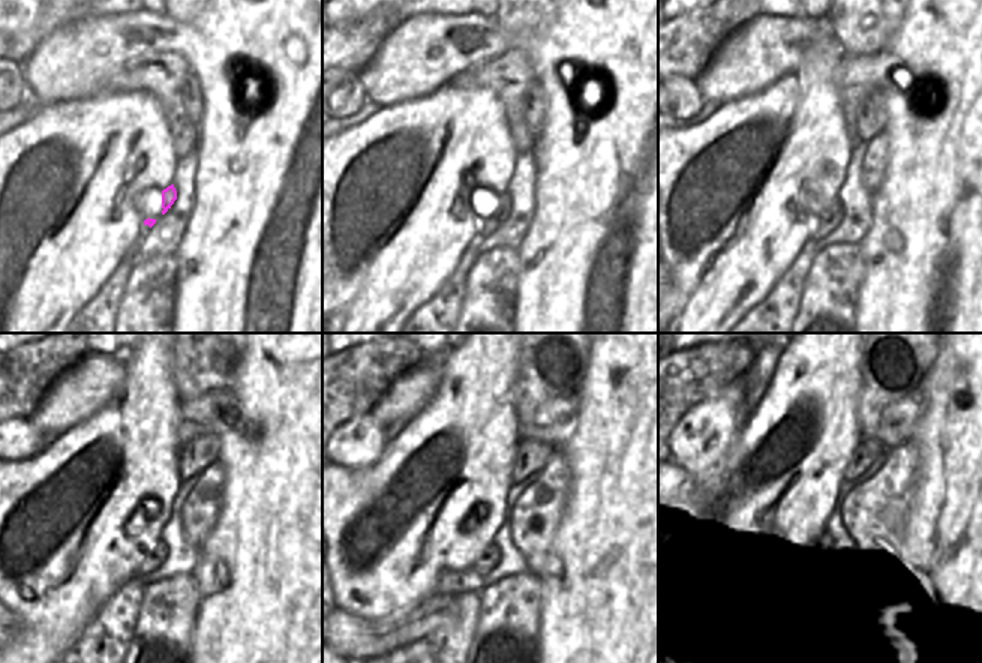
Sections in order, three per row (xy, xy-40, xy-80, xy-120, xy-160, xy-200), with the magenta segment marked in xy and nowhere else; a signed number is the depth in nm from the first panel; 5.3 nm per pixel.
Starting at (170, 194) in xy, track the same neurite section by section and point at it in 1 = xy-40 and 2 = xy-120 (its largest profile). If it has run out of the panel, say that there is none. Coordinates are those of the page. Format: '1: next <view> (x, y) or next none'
1: next xy-40 (488, 225)
2: next xy-120 (156, 558)

